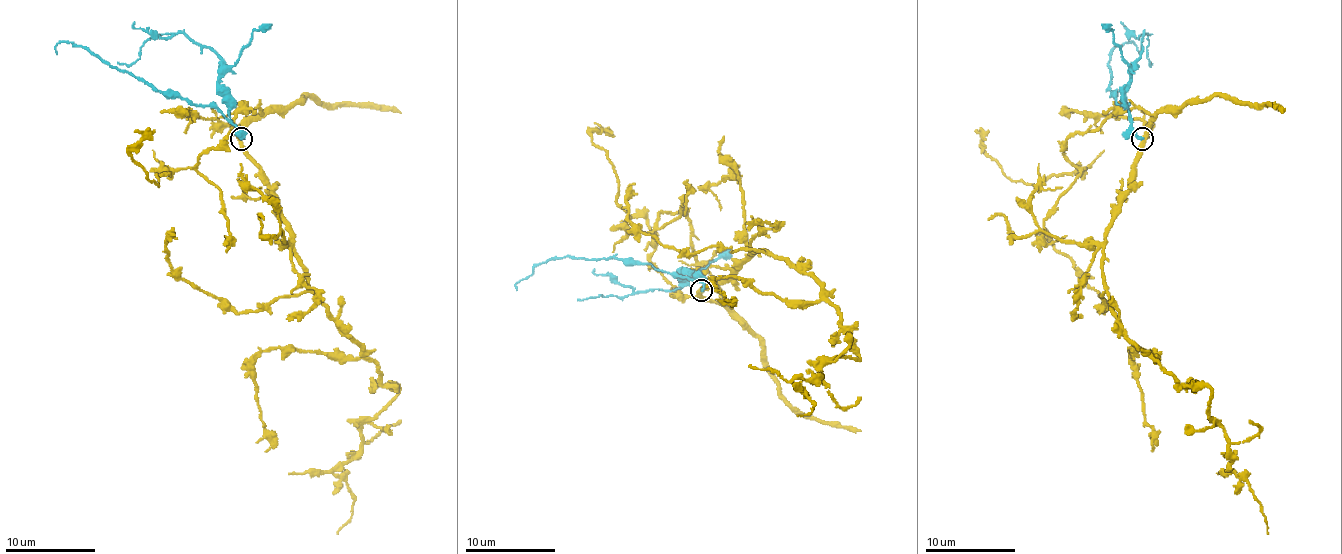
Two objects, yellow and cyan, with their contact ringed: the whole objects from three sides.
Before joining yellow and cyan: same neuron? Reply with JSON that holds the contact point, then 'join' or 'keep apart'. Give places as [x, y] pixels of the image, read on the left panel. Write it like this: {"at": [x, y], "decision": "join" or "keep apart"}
{"at": [241, 139], "decision": "keep apart"}

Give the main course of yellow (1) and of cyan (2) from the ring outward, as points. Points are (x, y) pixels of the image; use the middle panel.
1: (700, 289), (766, 251), (799, 265), (838, 312), (858, 359), (833, 357), (793, 382), (813, 409), (797, 415)
2: (700, 289), (700, 283), (649, 265), (568, 256), (550, 258), (516, 283), (516, 289)

